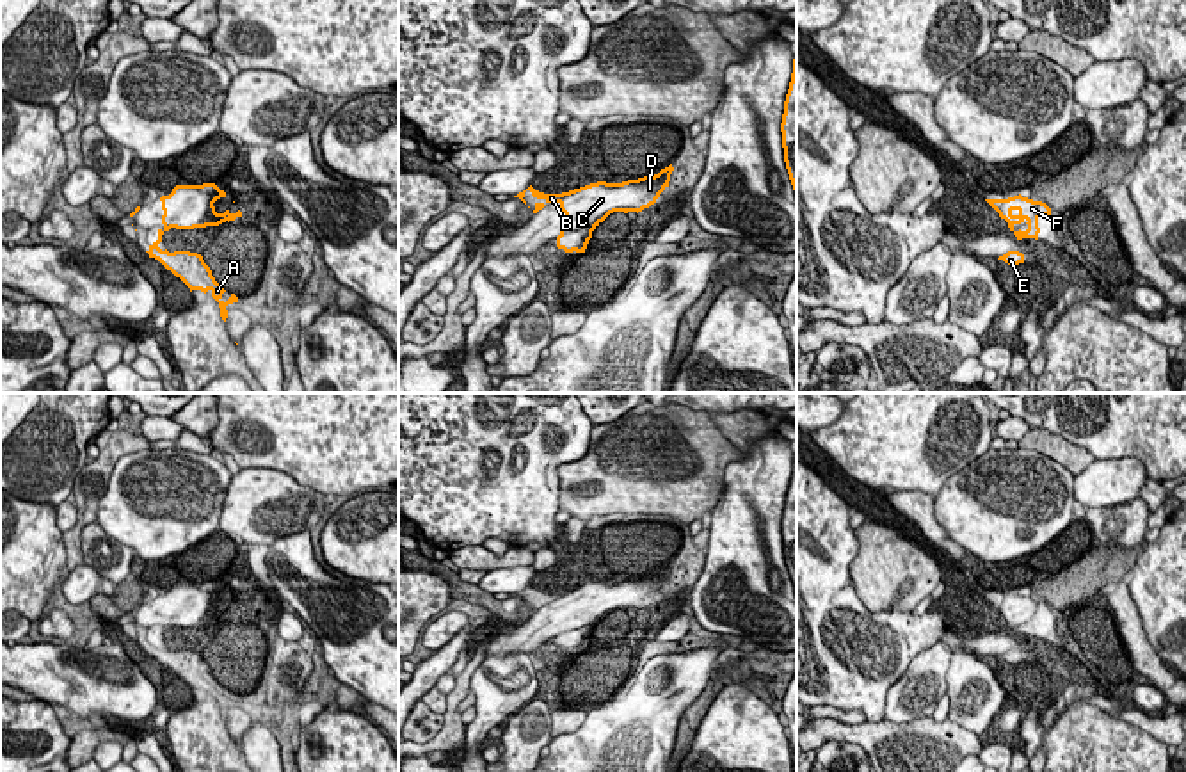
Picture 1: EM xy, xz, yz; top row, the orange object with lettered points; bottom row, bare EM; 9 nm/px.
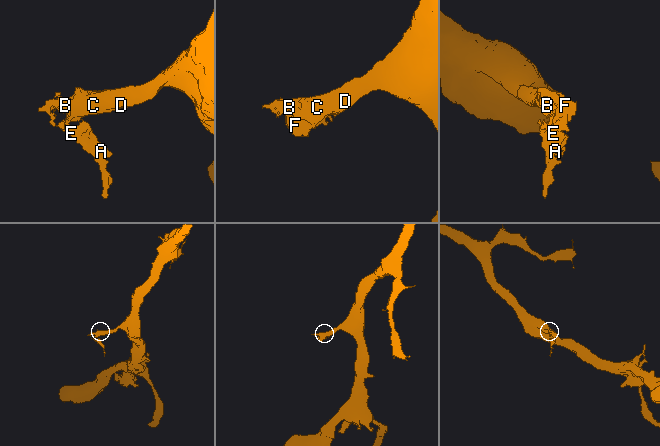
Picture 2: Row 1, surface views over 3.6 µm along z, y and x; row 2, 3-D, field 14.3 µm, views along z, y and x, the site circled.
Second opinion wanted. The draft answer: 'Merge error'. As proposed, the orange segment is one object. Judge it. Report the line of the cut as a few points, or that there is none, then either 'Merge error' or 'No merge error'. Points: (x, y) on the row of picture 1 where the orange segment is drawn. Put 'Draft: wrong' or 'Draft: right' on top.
Draft: wrong
No split. No merge error

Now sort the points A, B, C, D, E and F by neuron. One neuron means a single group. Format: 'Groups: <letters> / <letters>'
Groups: A B C D E F

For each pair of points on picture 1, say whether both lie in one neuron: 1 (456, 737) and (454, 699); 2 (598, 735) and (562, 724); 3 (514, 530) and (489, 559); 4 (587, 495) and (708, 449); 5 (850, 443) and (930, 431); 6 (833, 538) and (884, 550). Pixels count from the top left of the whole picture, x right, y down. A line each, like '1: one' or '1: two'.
1: one
2: two
3: two
4: one
5: one
6: two

